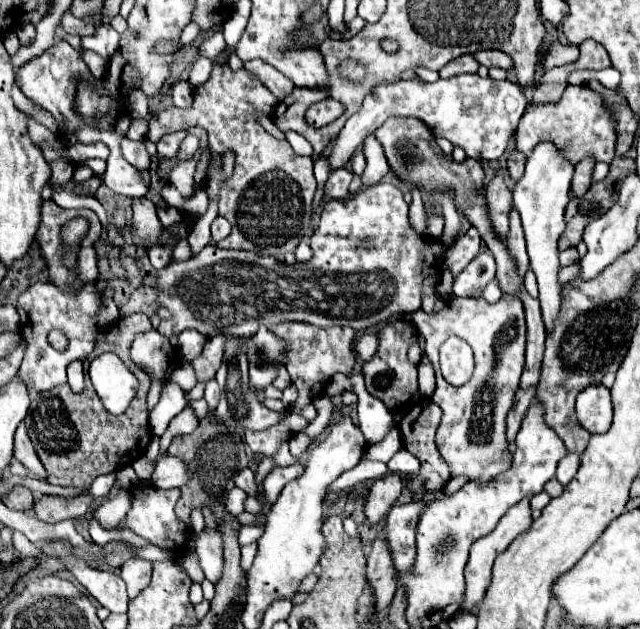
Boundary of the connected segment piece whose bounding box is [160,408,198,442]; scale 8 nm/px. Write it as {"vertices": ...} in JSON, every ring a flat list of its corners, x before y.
{"vertices":[[186,408,182,414,178,414,178,416,170,422,170,426,168,426,166,434,164,434,160,440,164,442,164,440,166,440,166,436,168,436,168,438,176,438,176,436,180,436,180,434,182,434,182,430,196,430,196,426,198,426,198,420,194,418,192,410,190,410,190,408]]}

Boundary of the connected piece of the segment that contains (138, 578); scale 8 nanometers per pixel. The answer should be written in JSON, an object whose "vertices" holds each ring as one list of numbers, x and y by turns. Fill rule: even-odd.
{"vertices":[[134,558,134,560,128,560,120,570,122,570,120,576,128,586,128,598,132,600,144,590,144,586,148,586,150,574,152,574,152,562]]}

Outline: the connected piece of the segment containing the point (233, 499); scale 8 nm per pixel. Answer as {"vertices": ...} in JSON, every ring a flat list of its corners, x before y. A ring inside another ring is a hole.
{"vertices":[[232,488,230,492,228,492,228,498,226,498,226,504,224,506,228,506,228,510,230,510,230,514,240,514,240,512,244,512,244,500,246,500,246,492,244,490,240,490,240,488]]}

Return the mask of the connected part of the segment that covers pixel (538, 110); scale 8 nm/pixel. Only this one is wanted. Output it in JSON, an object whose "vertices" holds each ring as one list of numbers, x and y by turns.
{"vertices":[[566,86,560,100,554,104,528,104,518,124,516,150,526,158,528,154,532,154,534,146,544,140,556,142,556,146,560,146,560,154,568,154,574,166,586,156,594,158,596,162,610,164,614,160,616,124,612,120,612,114,604,110,600,94,592,92,588,86]]}

